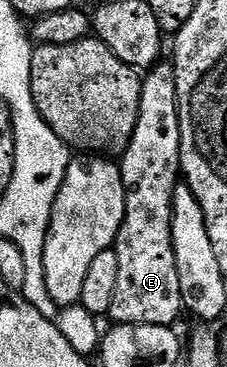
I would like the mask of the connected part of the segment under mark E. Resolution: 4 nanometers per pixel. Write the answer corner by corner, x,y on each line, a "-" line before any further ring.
160,62
150,69
142,77
143,85
141,86
141,110
137,114
137,126
133,130
133,138
129,142
129,146
123,151
121,157
121,167
124,184
125,210
124,220
121,222
119,233
114,242
114,250
117,254
117,290
113,294
113,306
111,307
109,316
115,324
148,324
149,326
171,326
176,322
179,312
184,311
183,299
181,298
181,278
177,278
177,258
173,250
173,226
171,219
173,218
173,194
175,193
175,185
180,183
181,169
179,166
179,155
181,154
181,126
179,125
179,107
177,106
177,84
175,82
175,69
170,63

